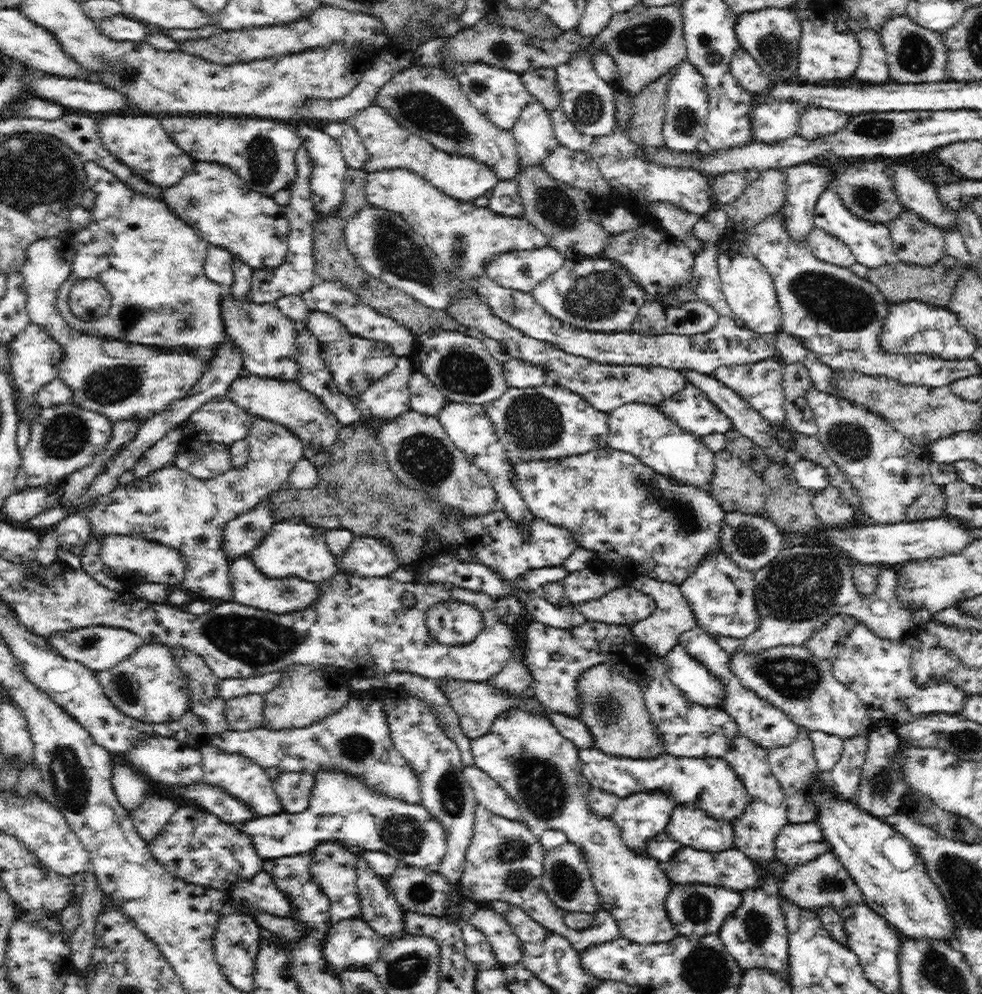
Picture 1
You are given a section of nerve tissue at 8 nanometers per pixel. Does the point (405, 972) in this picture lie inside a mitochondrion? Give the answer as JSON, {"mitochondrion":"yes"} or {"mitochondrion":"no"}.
{"mitochondrion":"yes"}

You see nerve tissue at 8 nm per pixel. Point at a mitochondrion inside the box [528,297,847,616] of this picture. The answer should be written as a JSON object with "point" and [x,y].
{"point":[684,520]}

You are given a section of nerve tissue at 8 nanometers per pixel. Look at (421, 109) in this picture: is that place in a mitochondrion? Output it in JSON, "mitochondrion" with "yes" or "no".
{"mitochondrion":"yes"}

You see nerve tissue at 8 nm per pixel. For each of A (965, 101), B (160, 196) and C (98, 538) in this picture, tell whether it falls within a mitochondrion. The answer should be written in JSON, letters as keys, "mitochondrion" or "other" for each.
{"A":"other","B":"other","C":"other"}

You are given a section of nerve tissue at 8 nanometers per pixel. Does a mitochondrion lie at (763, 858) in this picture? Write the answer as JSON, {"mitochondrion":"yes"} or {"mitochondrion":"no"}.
{"mitochondrion":"no"}

